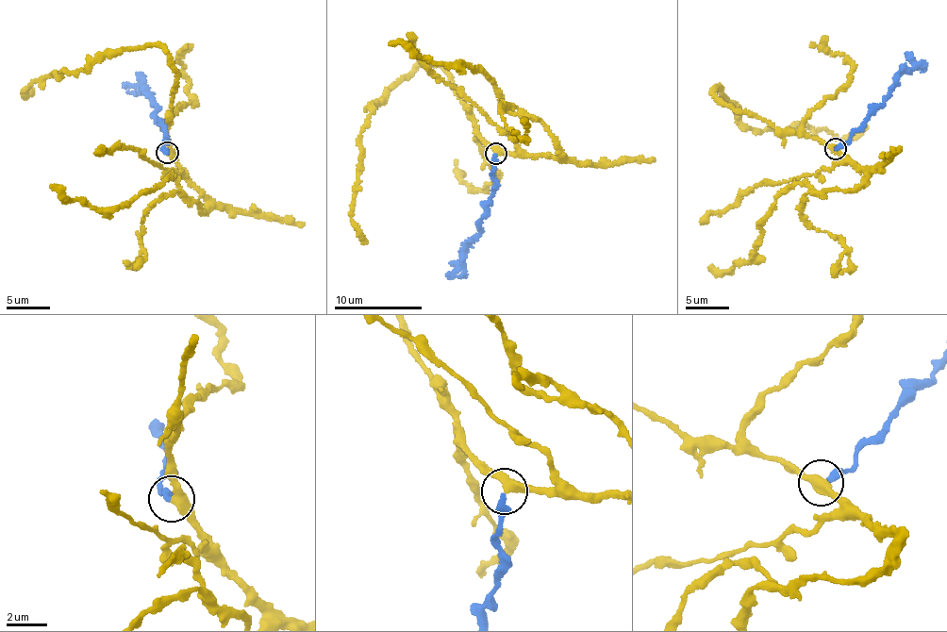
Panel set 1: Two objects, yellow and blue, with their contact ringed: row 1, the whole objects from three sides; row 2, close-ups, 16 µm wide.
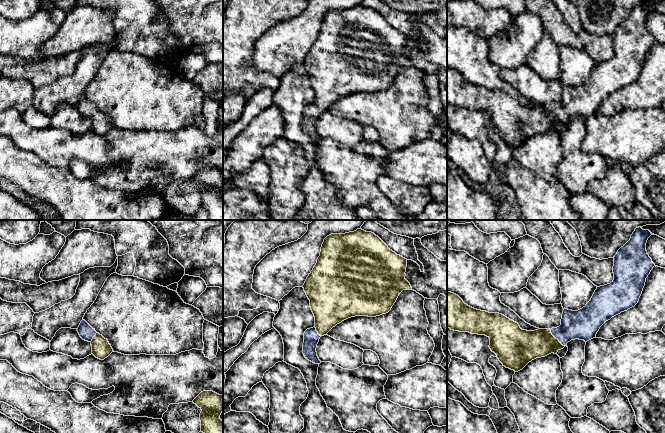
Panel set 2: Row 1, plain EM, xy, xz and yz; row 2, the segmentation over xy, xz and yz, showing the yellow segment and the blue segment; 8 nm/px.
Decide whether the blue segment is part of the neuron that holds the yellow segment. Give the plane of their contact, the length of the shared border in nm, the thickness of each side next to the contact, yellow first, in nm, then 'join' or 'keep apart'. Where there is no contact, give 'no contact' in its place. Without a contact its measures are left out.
meets yellow in yz; contact 190 nm long; 260 nm thick on the yellow side, 240 nm on the other; join

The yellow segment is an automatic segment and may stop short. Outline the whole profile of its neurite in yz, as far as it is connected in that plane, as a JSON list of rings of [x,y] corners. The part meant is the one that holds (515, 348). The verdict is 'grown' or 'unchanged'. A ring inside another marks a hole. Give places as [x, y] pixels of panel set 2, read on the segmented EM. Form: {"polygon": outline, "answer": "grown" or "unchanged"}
{"polygon": [[[641,227],[635,229],[630,240],[621,247],[614,257],[614,280],[597,287],[591,300],[578,311],[563,310],[561,325],[552,329],[535,331],[522,330],[518,323],[499,313],[489,313],[474,309],[463,302],[456,294],[447,292],[447,327],[454,331],[485,335],[490,338],[490,349],[499,361],[511,370],[518,372],[536,358],[545,357],[563,349],[571,340],[585,342],[596,337],[600,327],[612,317],[634,307],[642,294],[646,278],[655,266],[646,251],[648,238],[653,235]]], "answer": "grown"}

